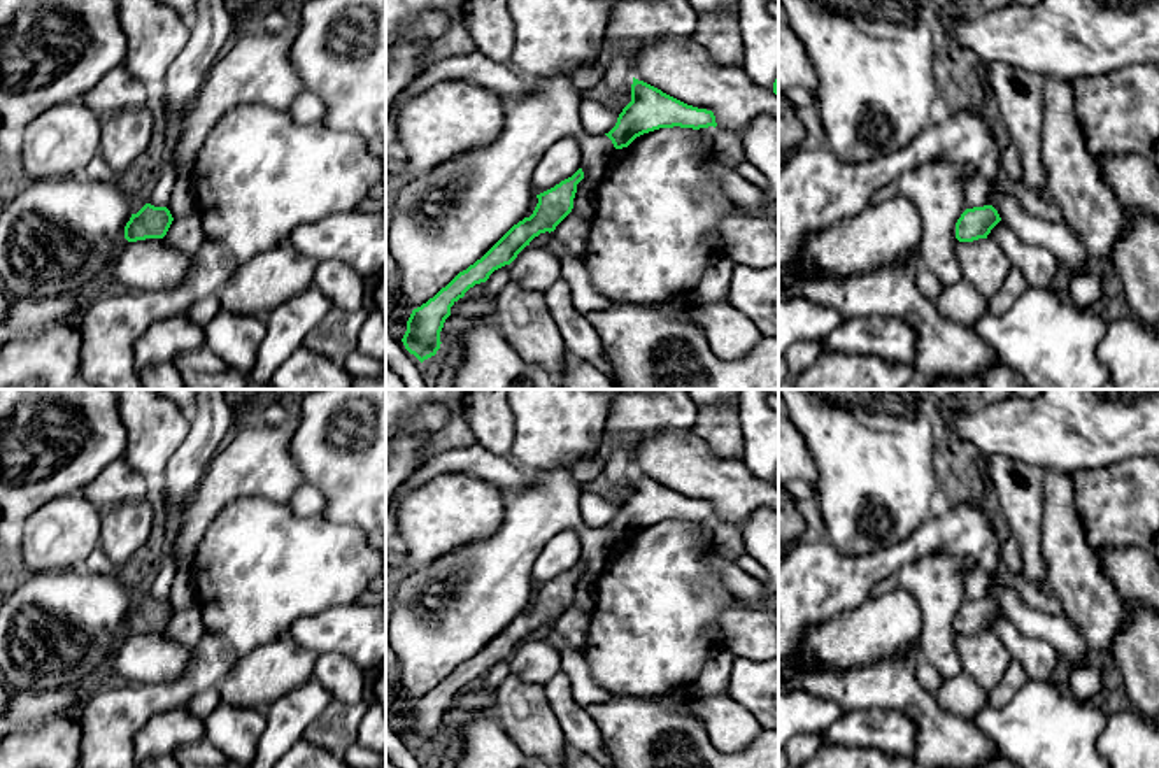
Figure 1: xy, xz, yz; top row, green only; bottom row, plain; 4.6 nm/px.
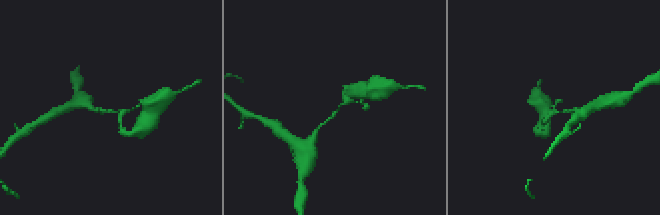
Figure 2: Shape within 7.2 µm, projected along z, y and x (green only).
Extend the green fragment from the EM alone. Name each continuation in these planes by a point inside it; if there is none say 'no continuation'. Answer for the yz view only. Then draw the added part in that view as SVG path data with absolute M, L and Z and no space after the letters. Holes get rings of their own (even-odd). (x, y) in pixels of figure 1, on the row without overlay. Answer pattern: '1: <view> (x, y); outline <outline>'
no continuation

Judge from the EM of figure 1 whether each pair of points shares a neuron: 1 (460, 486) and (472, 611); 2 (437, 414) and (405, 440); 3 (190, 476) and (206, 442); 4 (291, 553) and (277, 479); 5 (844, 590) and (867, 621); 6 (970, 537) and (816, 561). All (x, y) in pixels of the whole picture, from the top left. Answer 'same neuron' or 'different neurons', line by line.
1: different neurons
2: same neuron
3: same neuron
4: different neurons
5: different neurons
6: same neuron

